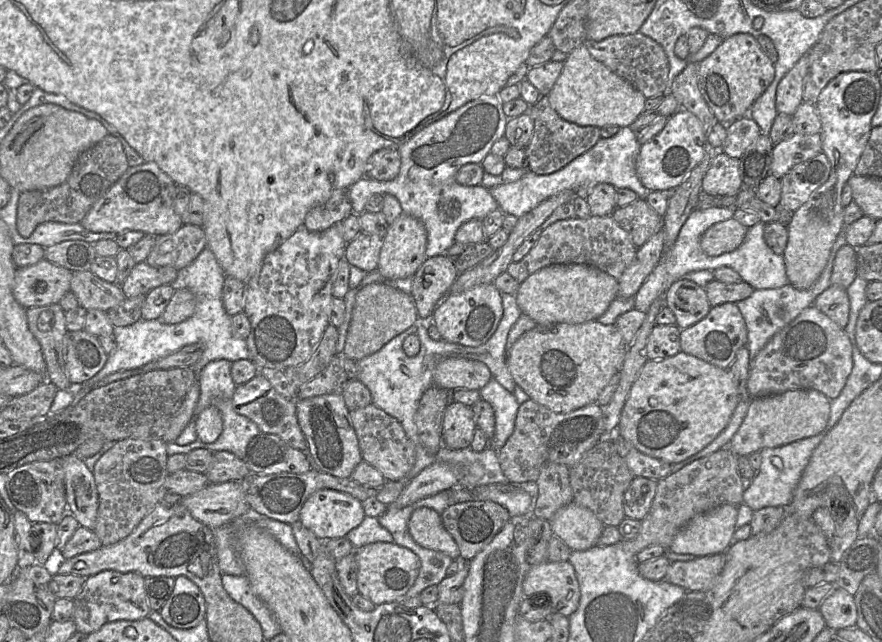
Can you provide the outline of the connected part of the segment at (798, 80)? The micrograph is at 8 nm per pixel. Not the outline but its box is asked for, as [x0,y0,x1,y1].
[776,44,826,116]

